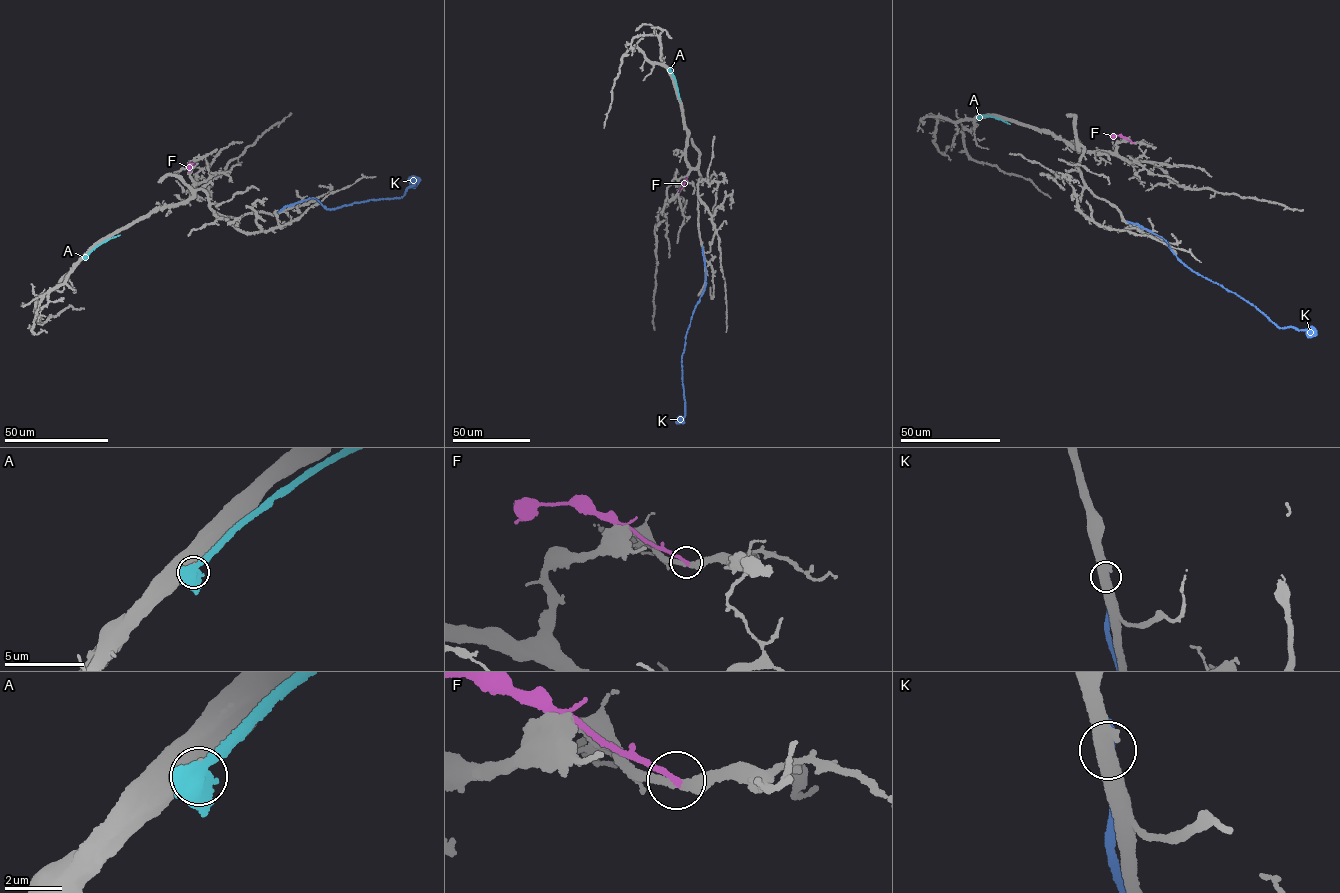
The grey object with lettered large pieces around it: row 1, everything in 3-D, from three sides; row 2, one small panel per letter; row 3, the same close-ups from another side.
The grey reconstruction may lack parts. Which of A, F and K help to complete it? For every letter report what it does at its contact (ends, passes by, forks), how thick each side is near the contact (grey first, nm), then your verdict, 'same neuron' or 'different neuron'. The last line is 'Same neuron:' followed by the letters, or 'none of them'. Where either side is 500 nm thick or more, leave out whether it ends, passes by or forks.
A: 500 nm thick on the grey side, 480 nm on the other; different neuron
F: it ends there; 320 nm thick on the grey side, 190 nm on the other; different neuron
K: 500 nm thick on the grey side, 440 nm on the other; different neuron
Same neuron: none of them

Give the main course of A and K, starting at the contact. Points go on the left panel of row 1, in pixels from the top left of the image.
A: (85, 256), (107, 239), (120, 235)
K: (278, 212), (309, 198), (331, 209), (370, 199), (401, 197), (416, 183), (413, 181)

